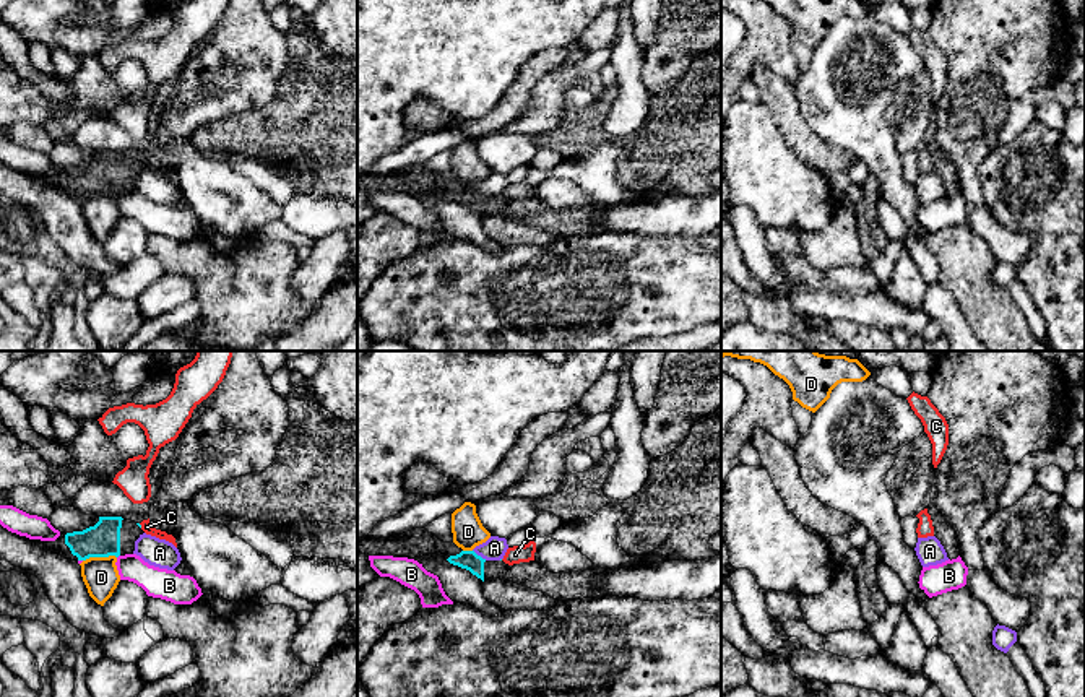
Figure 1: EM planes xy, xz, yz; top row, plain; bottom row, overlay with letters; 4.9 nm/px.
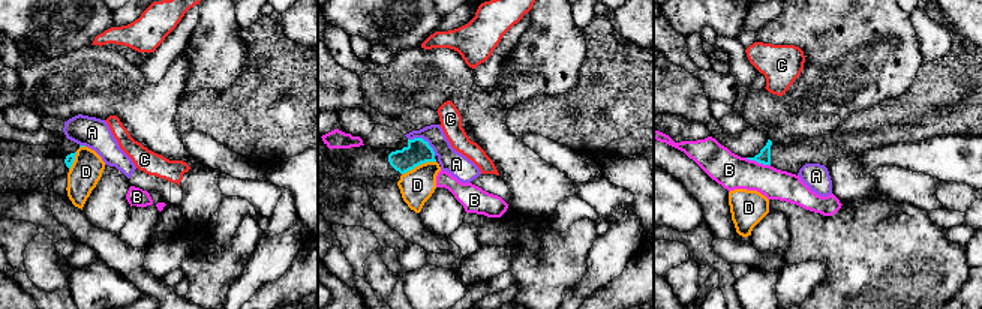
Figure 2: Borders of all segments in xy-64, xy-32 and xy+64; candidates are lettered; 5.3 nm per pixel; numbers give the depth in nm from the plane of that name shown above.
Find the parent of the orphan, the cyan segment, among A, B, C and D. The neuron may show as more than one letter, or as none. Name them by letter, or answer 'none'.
none

